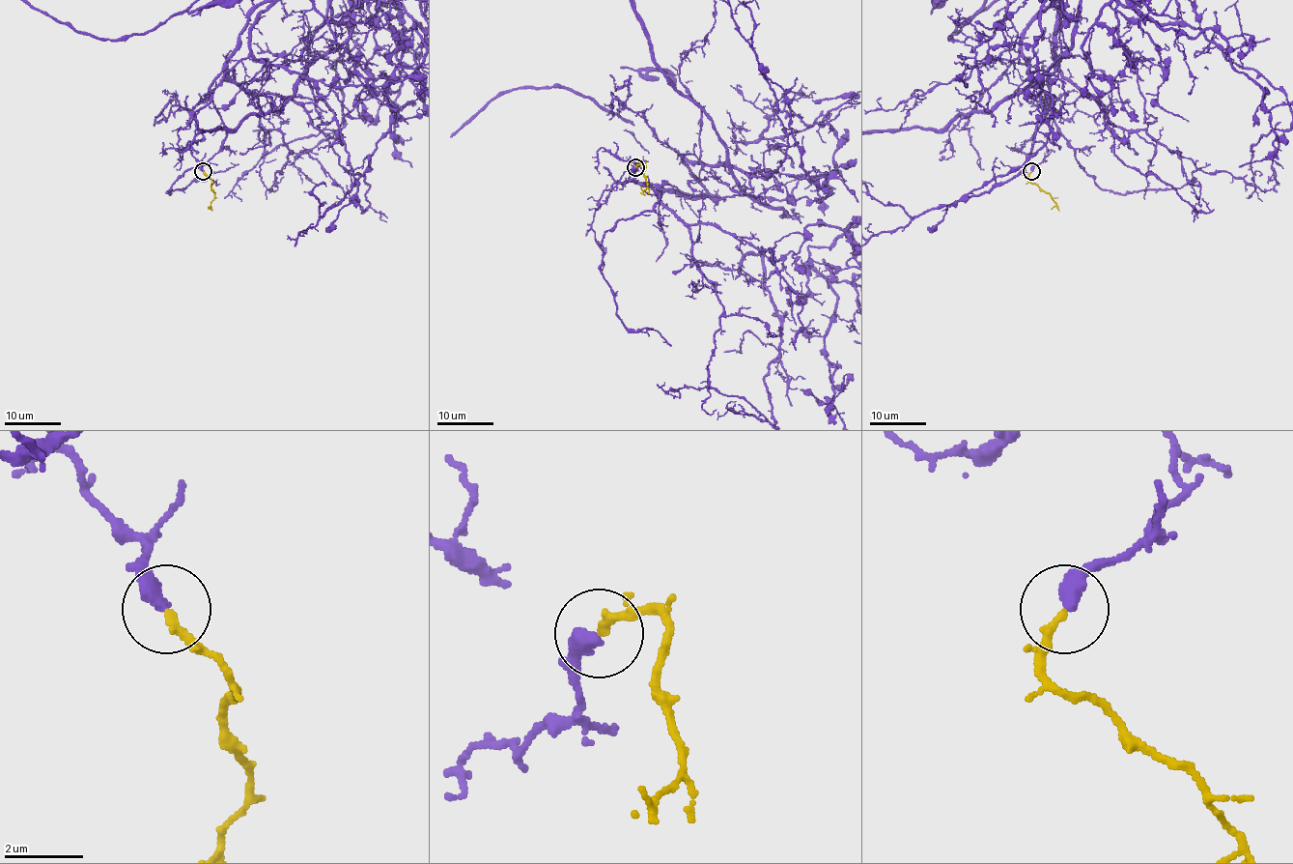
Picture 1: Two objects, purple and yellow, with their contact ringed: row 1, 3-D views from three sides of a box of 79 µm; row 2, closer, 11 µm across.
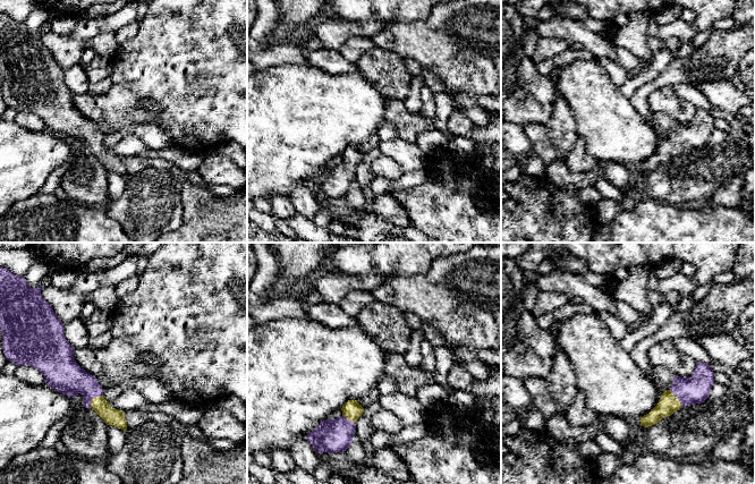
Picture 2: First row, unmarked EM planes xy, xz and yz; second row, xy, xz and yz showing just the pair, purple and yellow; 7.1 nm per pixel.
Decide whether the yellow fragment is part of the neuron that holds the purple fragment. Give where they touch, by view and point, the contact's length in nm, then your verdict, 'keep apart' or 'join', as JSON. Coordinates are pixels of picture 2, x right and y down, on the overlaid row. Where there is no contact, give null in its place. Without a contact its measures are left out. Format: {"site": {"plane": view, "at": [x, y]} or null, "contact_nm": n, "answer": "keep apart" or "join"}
{"site": {"plane": "xy", "at": [93, 397]}, "contact_nm": 130, "answer": "join"}

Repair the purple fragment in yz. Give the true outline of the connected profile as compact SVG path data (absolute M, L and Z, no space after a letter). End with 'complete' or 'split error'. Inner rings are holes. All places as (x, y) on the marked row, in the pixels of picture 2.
M696 362L690 377L675 376L671 388L664 390L656 406L641 417L641 426L648 427L669 417L684 406L704 402L714 382L712 366Z; split error

